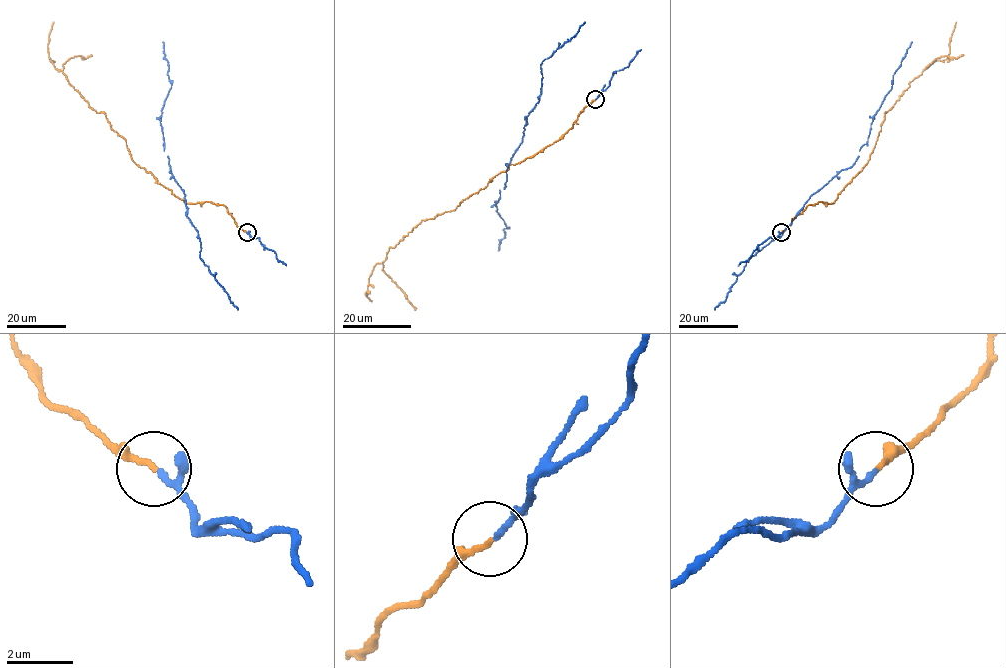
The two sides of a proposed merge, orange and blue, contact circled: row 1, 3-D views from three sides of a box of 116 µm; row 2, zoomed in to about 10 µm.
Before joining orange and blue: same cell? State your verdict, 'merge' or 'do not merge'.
merge

